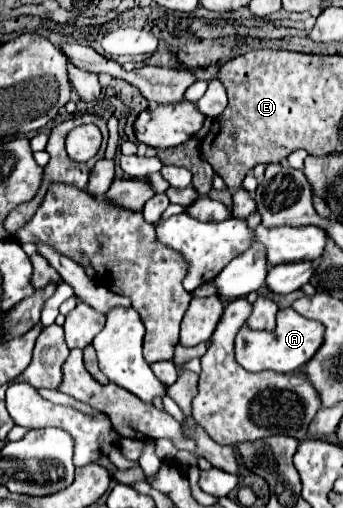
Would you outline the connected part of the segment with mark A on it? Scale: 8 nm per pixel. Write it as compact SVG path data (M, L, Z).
M284 308L278 310L274 332L256 332L248 328L242 328L238 332L236 348L234 348L236 362L248 372L274 370L280 374L290 374L302 368L314 356L314 352L322 344L322 334L324 334L324 326L320 322L296 314L292 308Z

